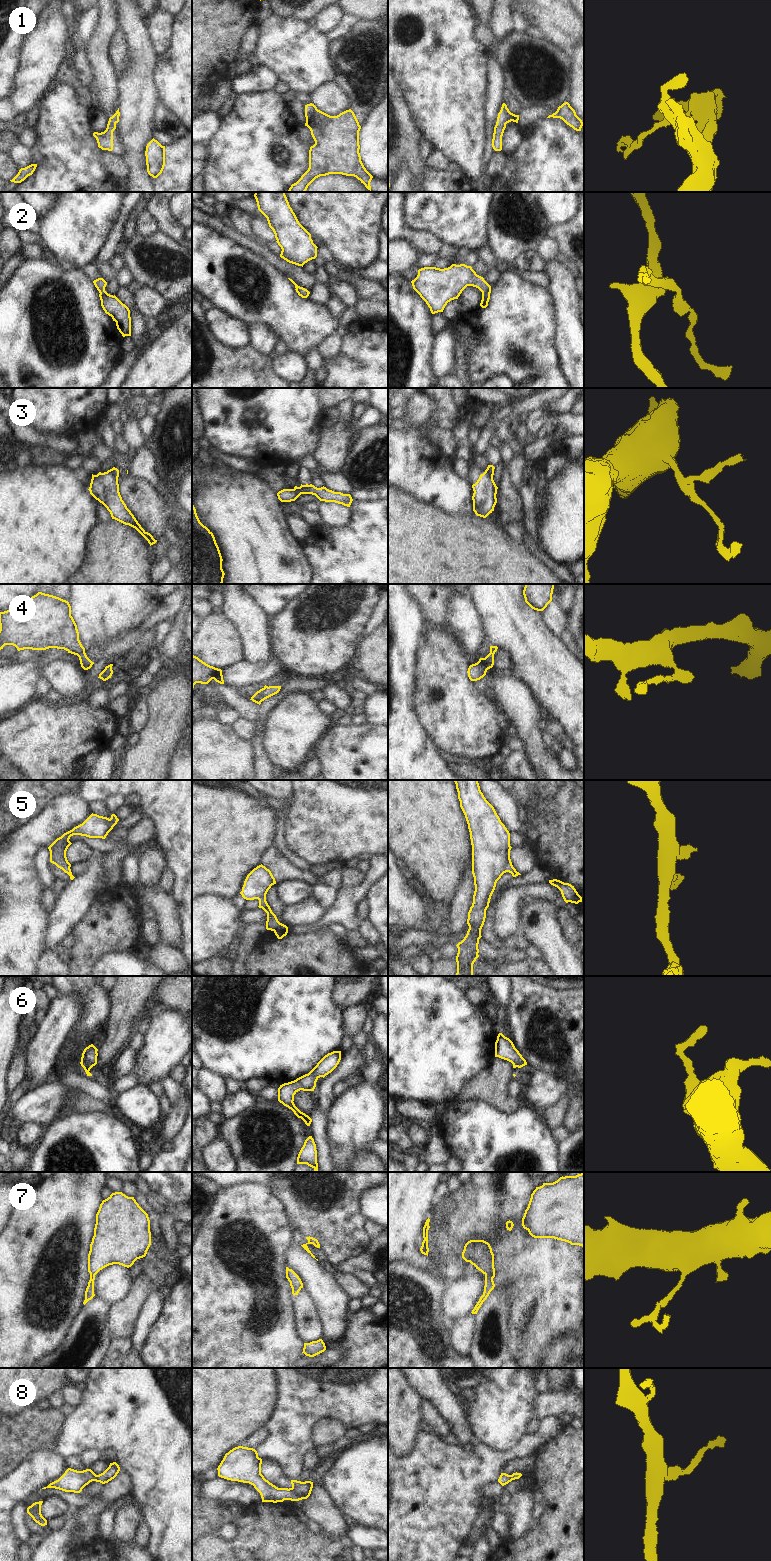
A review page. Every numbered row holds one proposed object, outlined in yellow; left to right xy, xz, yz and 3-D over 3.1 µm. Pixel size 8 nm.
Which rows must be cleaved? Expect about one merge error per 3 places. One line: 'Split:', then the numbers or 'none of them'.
Split: 3, 8

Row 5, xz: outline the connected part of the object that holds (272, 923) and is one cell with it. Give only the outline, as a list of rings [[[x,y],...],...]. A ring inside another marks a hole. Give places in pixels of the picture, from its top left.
[[[262,864],[254,868],[246,877],[240,894],[246,900],[259,900],[259,908],[267,913],[266,929],[282,939],[288,933],[288,927],[280,923],[266,901],[266,894],[276,884],[271,871]]]

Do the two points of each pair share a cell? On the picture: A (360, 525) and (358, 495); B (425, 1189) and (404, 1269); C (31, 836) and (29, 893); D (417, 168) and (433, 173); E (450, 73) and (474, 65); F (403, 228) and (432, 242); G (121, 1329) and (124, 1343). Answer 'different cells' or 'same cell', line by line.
A: different cells
B: different cells
C: same cell
D: different cells
E: same cell
F: same cell
G: different cells

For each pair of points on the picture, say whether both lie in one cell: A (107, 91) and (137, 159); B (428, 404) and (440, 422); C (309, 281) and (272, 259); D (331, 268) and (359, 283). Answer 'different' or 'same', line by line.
A: different
B: different
C: same
D: same

